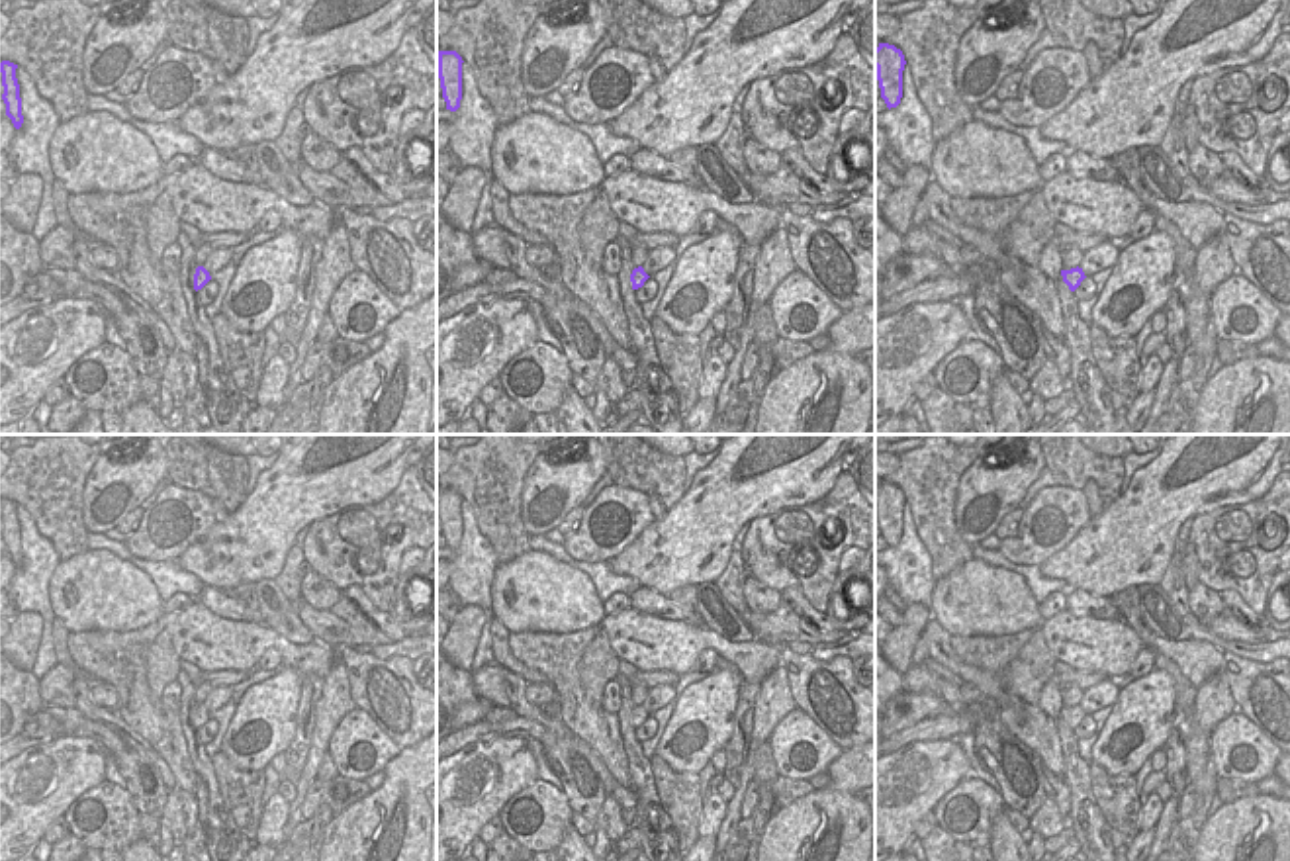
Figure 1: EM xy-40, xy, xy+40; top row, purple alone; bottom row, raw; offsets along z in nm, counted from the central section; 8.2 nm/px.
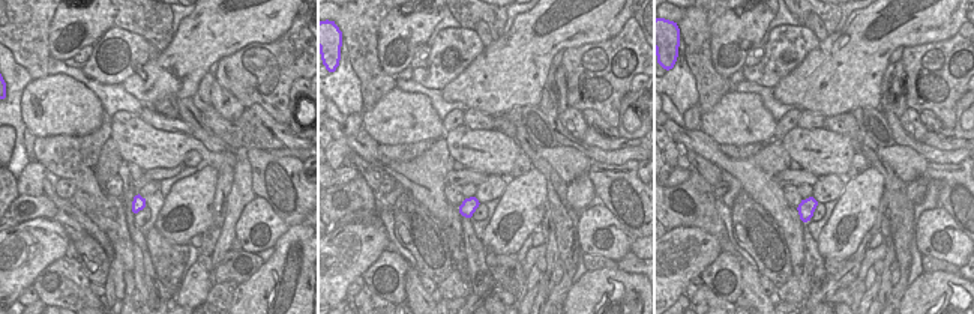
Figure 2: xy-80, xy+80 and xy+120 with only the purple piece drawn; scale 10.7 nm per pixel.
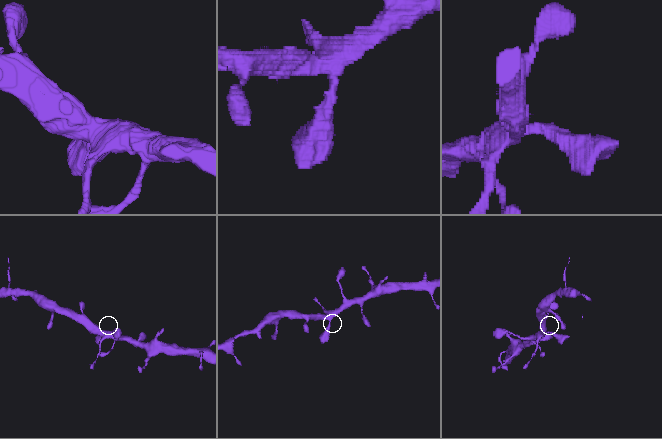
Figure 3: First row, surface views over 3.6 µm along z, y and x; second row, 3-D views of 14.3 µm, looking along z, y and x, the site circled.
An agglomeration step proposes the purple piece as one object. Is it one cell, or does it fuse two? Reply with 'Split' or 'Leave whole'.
Leave whole.

